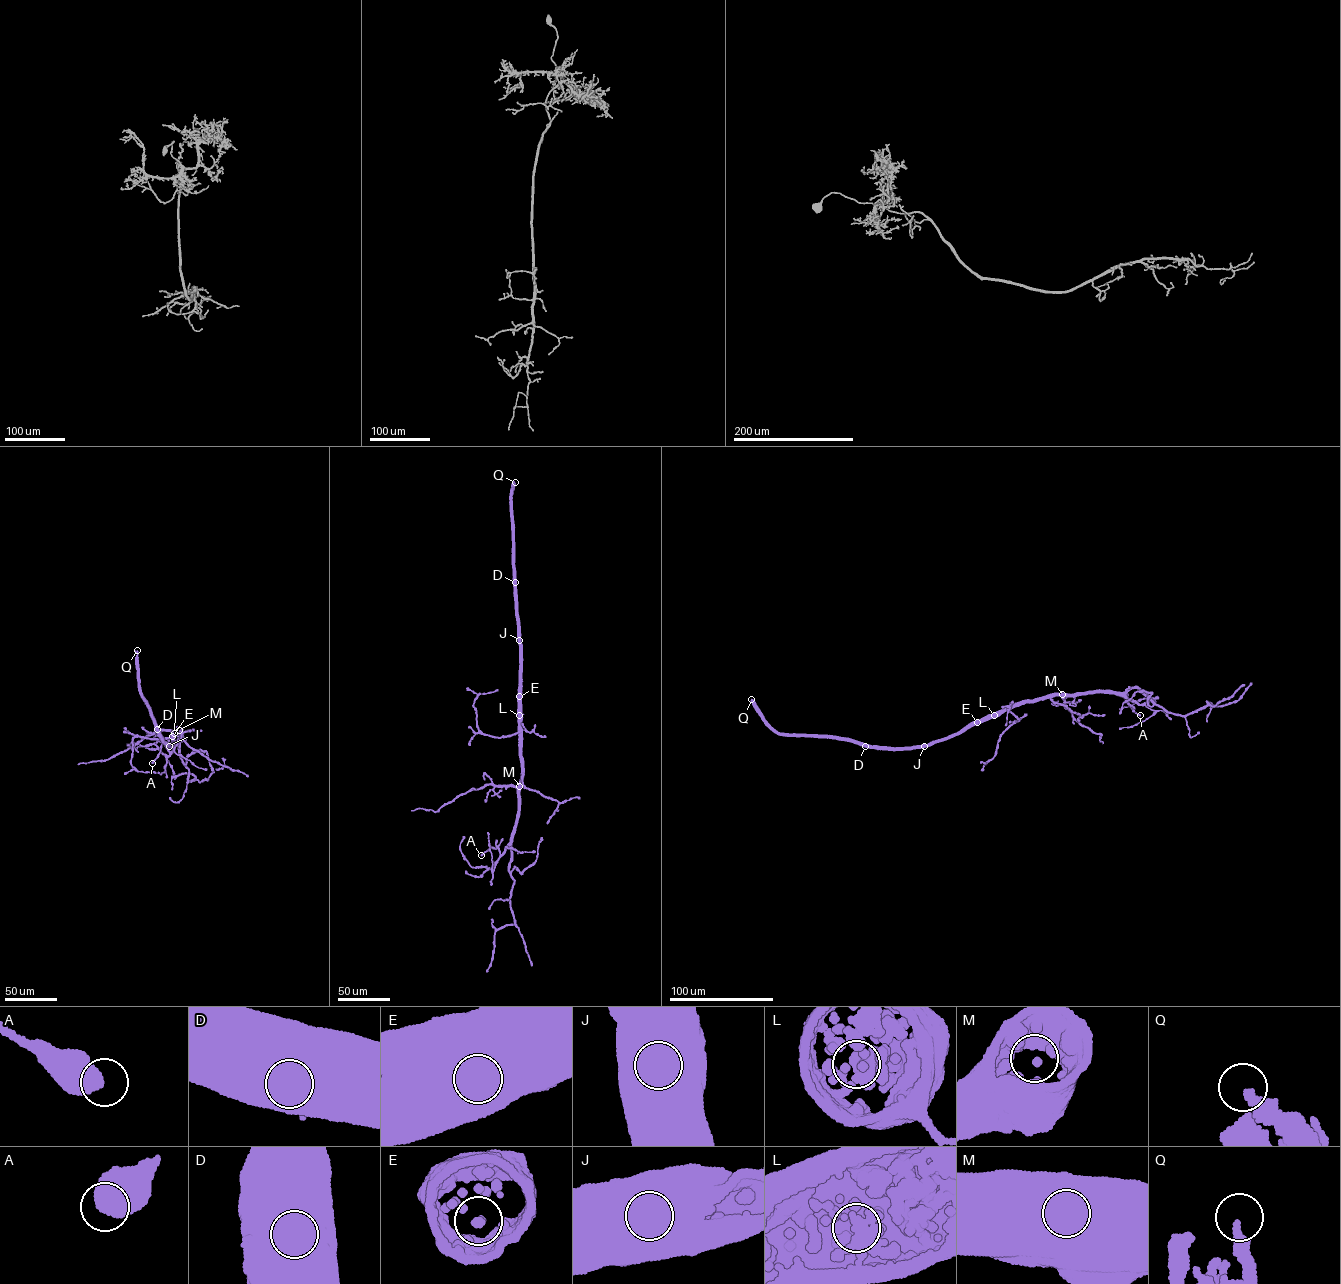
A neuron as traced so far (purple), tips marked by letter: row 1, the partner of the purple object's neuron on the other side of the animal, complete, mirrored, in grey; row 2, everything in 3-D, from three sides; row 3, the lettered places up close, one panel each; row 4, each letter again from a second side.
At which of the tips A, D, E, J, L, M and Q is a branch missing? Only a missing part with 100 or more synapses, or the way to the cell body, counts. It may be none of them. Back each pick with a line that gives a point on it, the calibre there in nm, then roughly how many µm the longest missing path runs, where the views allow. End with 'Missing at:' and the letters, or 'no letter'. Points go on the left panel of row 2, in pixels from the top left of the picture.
Q: (137, 650) | 240 nm | 350 µm
Missing at: Q

